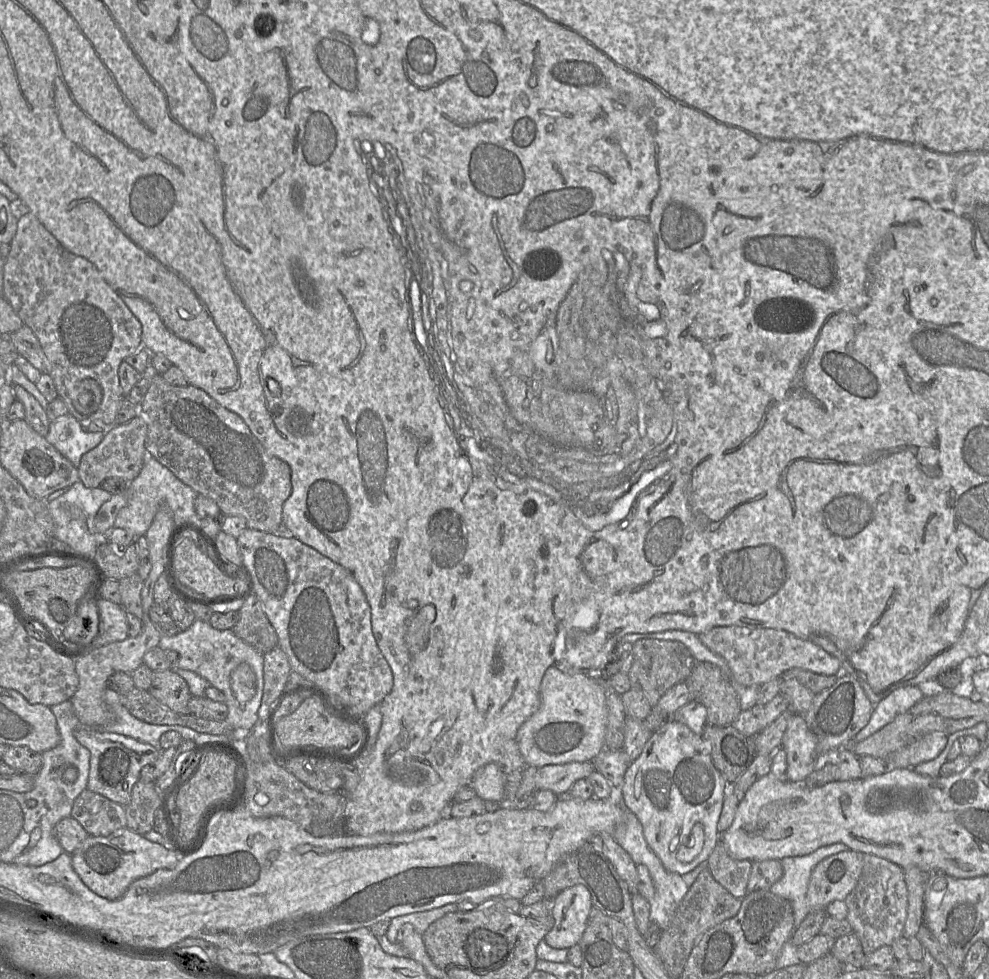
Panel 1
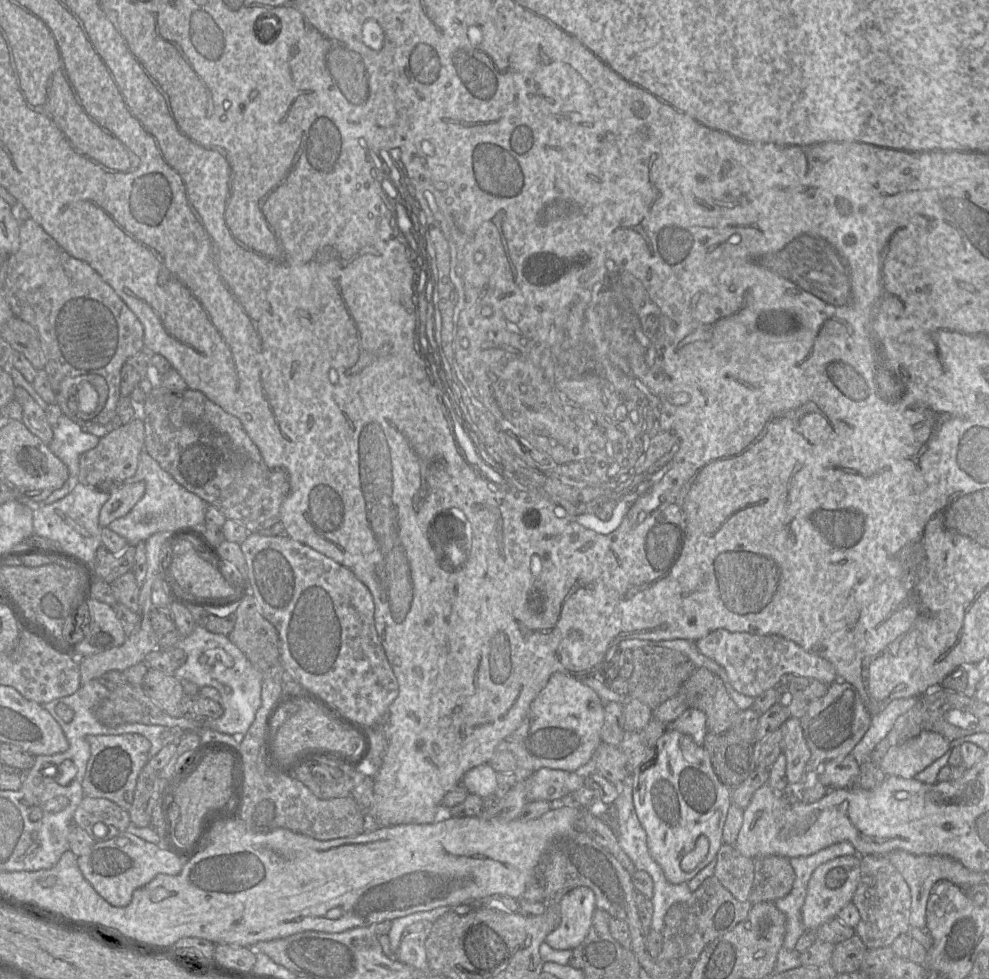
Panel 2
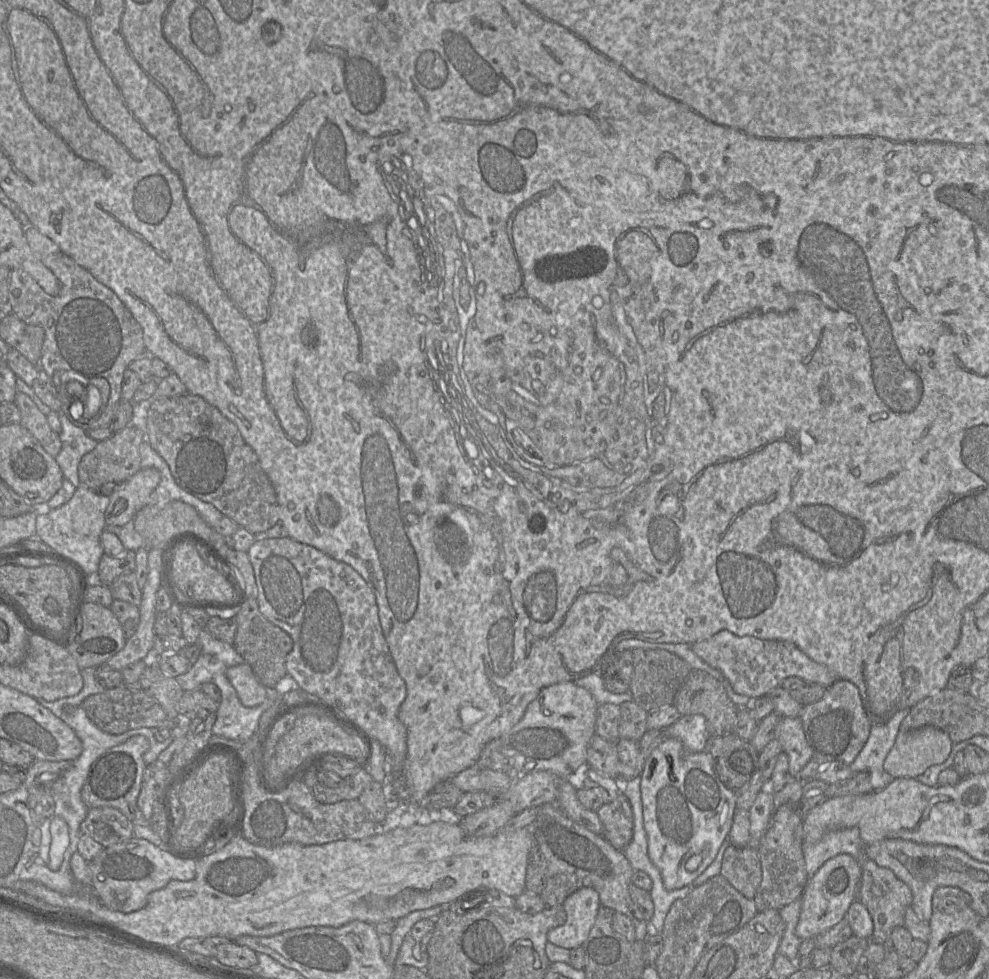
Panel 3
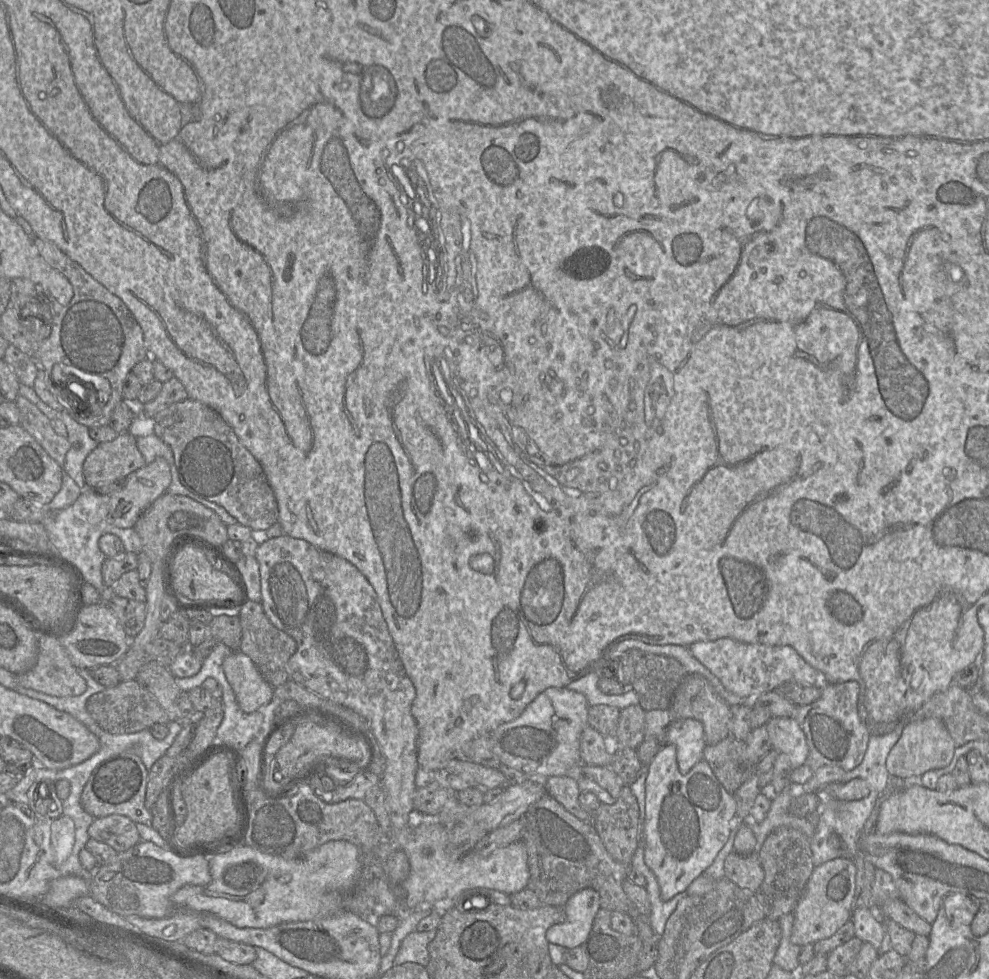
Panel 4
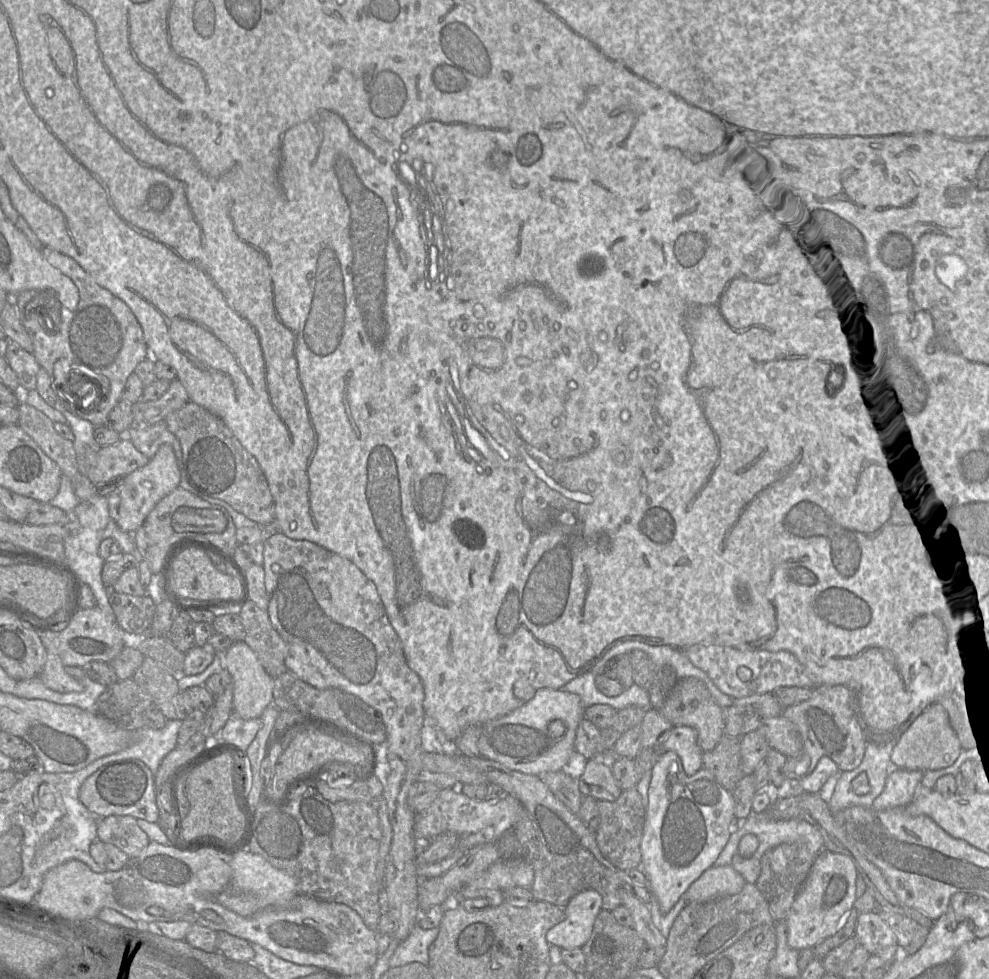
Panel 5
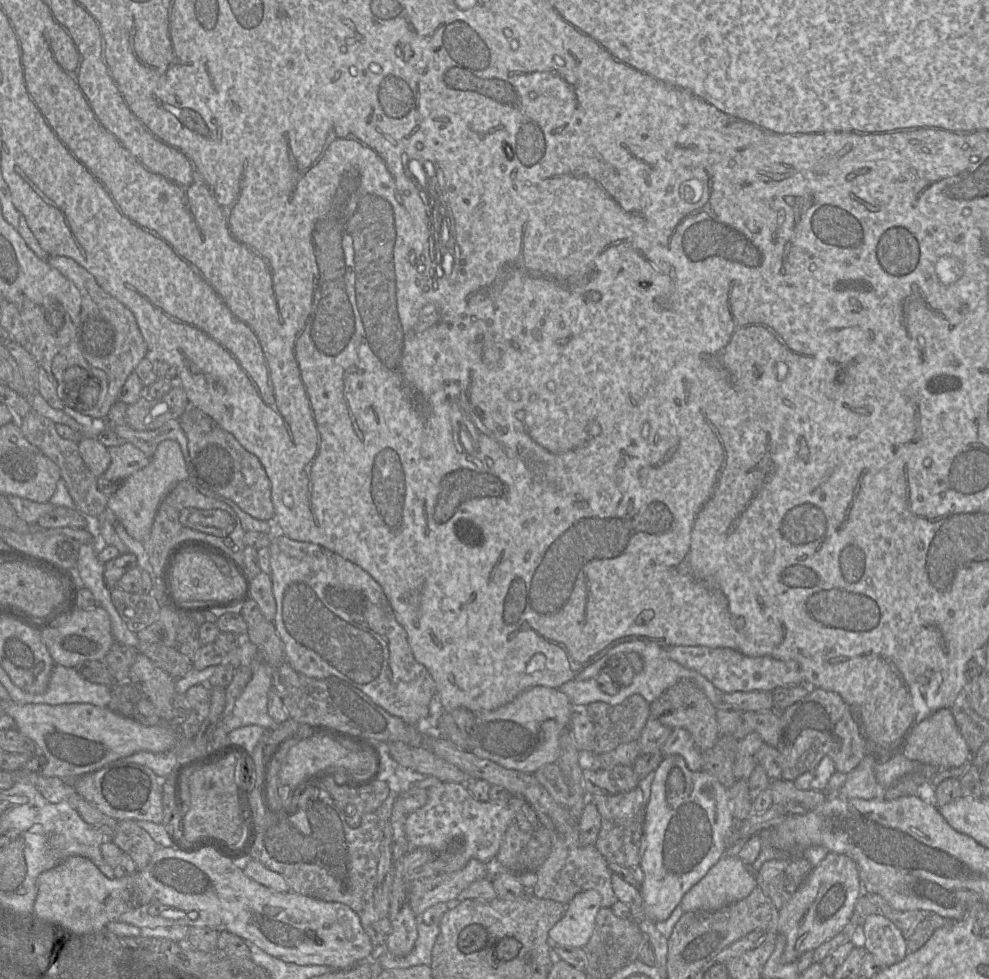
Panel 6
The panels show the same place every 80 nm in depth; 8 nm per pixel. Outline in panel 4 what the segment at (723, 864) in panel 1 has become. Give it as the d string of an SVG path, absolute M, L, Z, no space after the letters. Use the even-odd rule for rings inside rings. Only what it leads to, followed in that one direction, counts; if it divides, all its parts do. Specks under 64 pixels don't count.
M732 851L724 862L724 877L740 888L756 893L764 880L759 853L740 854Z

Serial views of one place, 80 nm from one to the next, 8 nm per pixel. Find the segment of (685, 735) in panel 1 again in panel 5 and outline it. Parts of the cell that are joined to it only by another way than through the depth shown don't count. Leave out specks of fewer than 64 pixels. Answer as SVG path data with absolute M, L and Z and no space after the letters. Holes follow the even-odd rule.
M665 751L651 770L648 789L648 807L640 844L641 865L651 894L666 914L701 874L713 866L727 844L736 819L732 793L723 788L705 767L687 775L681 759L674 751Z

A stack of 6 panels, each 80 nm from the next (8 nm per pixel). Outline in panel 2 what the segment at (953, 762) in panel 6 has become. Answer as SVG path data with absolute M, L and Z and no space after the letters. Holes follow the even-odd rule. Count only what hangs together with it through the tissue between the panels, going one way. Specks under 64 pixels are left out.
M923 731L918 736L891 747L880 760L886 776L914 778L950 748L950 742L941 734Z

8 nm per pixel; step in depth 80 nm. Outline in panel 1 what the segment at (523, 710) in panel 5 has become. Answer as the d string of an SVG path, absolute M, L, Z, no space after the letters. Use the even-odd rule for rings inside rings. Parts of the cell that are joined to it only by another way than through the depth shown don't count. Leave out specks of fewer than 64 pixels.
M556 666L547 668L540 684L540 707L519 727L515 737L526 766L592 762L605 749L606 691L595 676L602 675L566 674Z

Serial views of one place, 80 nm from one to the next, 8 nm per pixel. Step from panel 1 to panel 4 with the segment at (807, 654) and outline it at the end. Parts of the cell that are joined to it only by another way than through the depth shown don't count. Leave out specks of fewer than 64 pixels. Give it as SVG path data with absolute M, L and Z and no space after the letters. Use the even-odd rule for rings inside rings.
M719 638L713 641L695 642L688 648L691 654L720 680L727 691L747 700L775 690L789 681L819 689L823 689L828 684L825 675L808 664L789 645L771 646L742 643L732 638Z

